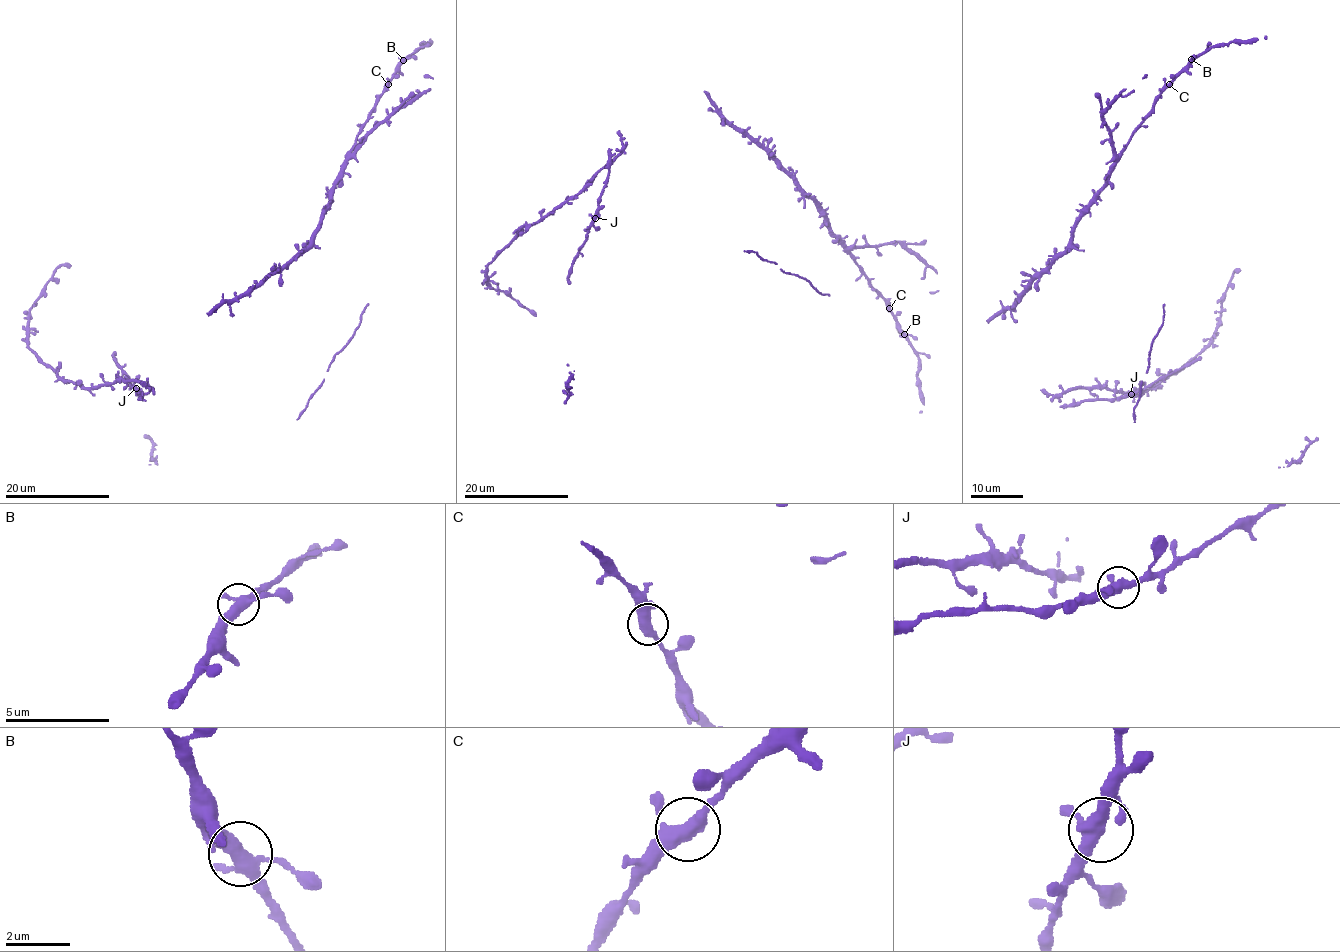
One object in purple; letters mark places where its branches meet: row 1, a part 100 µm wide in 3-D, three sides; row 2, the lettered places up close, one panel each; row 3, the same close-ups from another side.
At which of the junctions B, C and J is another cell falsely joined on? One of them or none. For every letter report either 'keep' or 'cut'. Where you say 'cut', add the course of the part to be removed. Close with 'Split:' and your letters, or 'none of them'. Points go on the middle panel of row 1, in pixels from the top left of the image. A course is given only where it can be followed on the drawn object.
B: keep
C: keep
J: keep
Split: none of them

